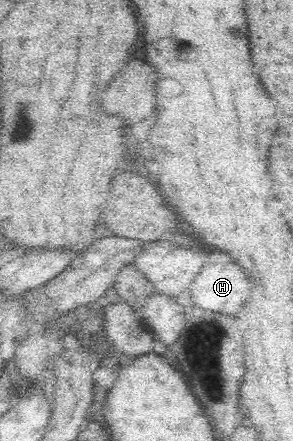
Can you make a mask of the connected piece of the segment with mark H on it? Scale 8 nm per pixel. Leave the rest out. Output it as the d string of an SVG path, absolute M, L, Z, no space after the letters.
M211 253L209 257L205 257L202 267L201 273L191 283L193 307L213 311L213 313L223 313L223 315L235 315L251 295L247 275L239 271L239 265L231 263L231 259L223 253Z

